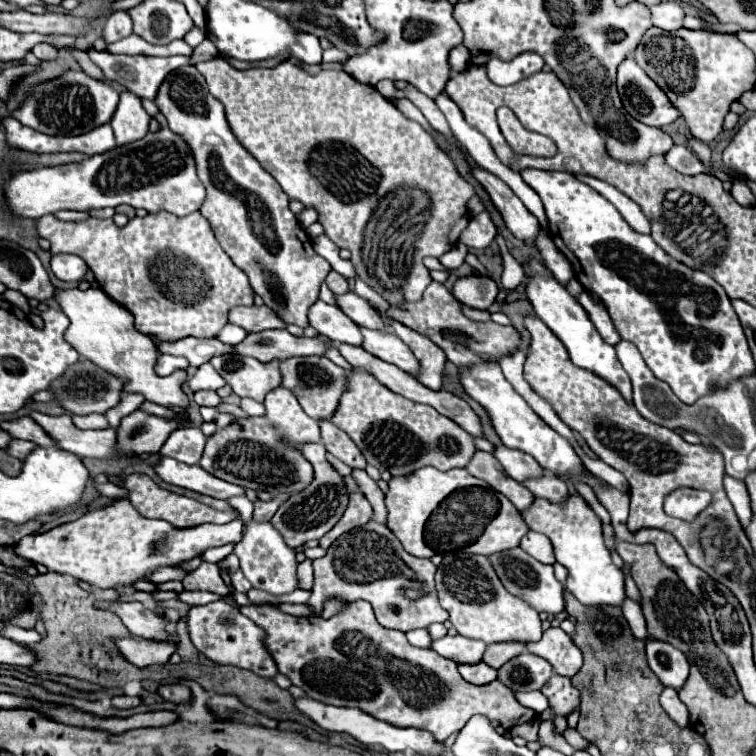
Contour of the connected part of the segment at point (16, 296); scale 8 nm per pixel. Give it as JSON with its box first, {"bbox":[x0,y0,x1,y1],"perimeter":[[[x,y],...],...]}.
{"bbox":[3,289,31,314],"perimeter":[[[6,289],[6,291],[3,293],[4,299],[6,299],[11,305],[15,305],[15,307],[19,307],[19,309],[23,309],[23,312],[25,314],[29,314],[31,311],[31,307],[29,303],[27,303],[27,299],[21,295],[21,293]]]}

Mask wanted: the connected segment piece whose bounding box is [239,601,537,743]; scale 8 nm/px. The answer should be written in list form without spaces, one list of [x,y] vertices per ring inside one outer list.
[[[353,601],[327,621],[323,617],[313,617],[313,623],[307,617],[283,613],[273,605],[245,605],[239,607],[239,611],[255,625],[265,629],[265,647],[269,647],[279,673],[283,673],[295,687],[301,687],[315,701],[337,707],[357,707],[389,725],[429,731],[433,733],[435,741],[441,743],[451,733],[461,731],[473,715],[483,715],[489,721],[497,721],[505,729],[537,719],[535,711],[523,707],[515,699],[513,691],[501,685],[501,681],[491,681],[489,685],[471,685],[459,675],[455,661],[437,655],[433,649],[413,647],[409,645],[405,633],[381,627],[373,615],[373,607],[367,601]]]

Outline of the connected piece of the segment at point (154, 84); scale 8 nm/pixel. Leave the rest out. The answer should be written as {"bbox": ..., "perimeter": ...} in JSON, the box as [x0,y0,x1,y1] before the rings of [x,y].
{"bbox":[87,49,189,101],"perimeter":[[[93,49],[87,53],[101,67],[109,81],[117,81],[131,93],[137,93],[137,97],[149,101],[155,99],[163,79],[173,69],[189,63],[189,57],[129,57]]]}

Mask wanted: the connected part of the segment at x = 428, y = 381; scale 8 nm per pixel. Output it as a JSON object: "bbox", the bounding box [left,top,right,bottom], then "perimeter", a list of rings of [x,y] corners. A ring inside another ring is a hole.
{"bbox":[389,321,445,391],"perimeter":[[[389,321],[395,335],[403,339],[403,343],[413,351],[413,355],[419,361],[419,373],[415,375],[415,379],[425,385],[427,389],[439,391],[441,389],[441,377],[443,377],[443,365],[445,365],[445,353],[433,345],[433,341],[429,341],[425,335],[415,333],[413,329],[397,323],[397,321]]]}

